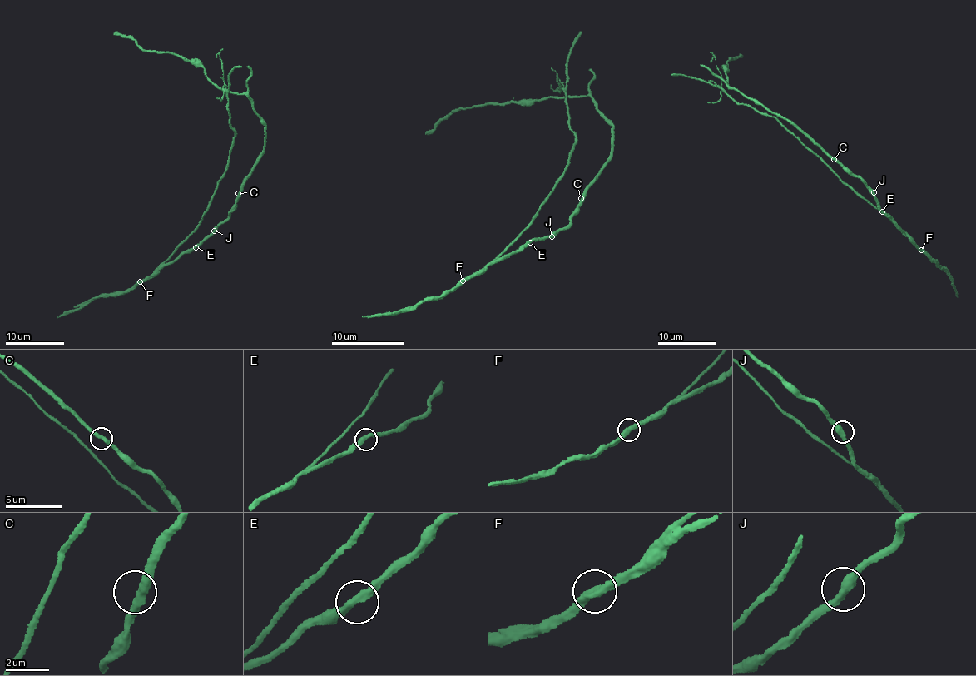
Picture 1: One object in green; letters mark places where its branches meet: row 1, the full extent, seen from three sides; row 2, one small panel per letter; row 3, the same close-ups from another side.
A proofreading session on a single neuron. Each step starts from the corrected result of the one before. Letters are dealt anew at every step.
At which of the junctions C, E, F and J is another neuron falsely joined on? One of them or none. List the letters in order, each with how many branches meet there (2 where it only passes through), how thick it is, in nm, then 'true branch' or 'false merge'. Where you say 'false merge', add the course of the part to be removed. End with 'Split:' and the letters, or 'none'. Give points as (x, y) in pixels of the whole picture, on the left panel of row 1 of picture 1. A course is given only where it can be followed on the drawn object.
C: 2 | 360 nm | true branch
E: 2 | 340 nm | true branch
F: 2 | 380 nm | true branch
J: 2 | 400 nm | true branch
Split: none

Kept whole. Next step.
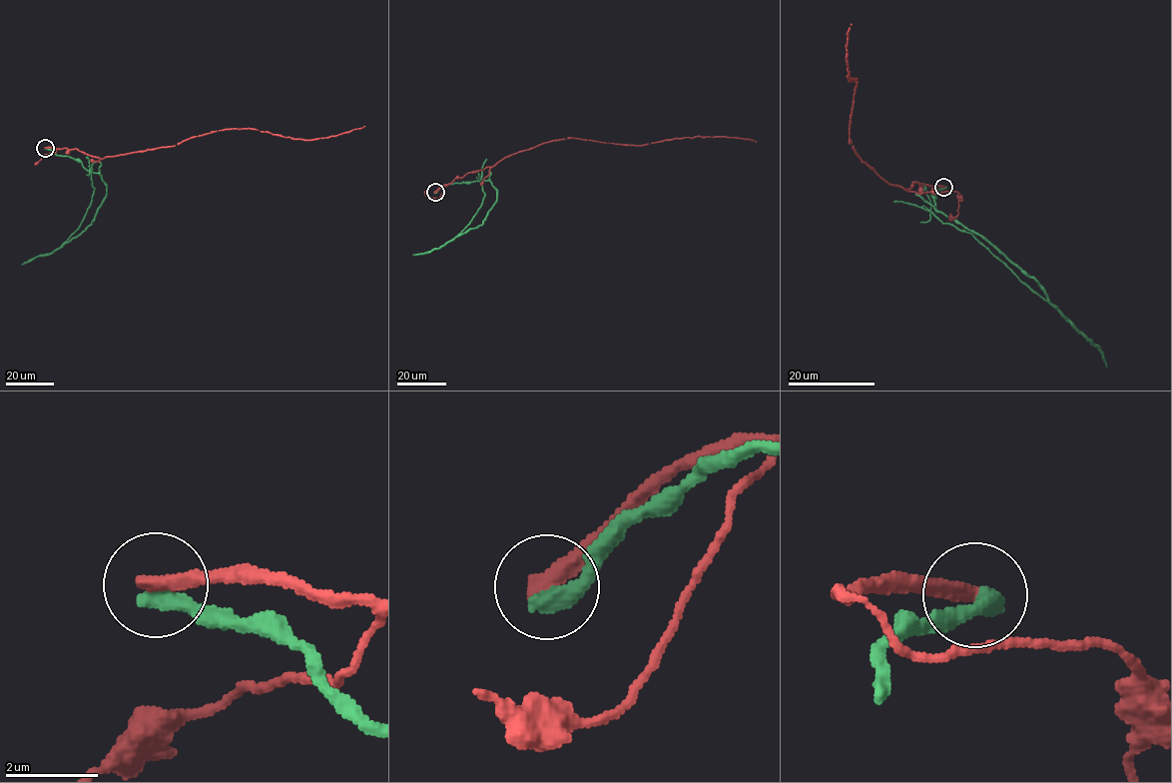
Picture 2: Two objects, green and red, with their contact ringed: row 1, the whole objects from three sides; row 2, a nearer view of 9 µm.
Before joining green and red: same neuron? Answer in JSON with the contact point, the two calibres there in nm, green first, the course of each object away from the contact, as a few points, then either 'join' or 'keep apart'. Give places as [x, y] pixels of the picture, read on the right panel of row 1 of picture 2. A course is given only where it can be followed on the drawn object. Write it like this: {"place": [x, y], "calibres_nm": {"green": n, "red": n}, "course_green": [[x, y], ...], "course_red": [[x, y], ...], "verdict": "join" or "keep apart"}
{"place": [943, 187], "calibres_nm": {"green": 440, "red": 400}, "course_green": [[944, 187], [932, 194], [935, 210], [980, 234], [1032, 277], [1062, 316], [971, 235], [920, 207], [893, 202]], "course_red": [[944, 187], [915, 182], [905, 190], [887, 183], [851, 144], [858, 79], [848, 78], [851, 23]], "verdict": "keep apart"}

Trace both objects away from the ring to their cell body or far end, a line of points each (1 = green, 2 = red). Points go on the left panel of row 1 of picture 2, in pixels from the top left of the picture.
1: (46, 148), (78, 159), (99, 173), (107, 186), (92, 222), (68, 242), (90, 206), (97, 162)
2: (46, 148), (76, 149), (103, 159), (177, 145), (221, 130), (253, 129), (311, 140), (365, 126)

